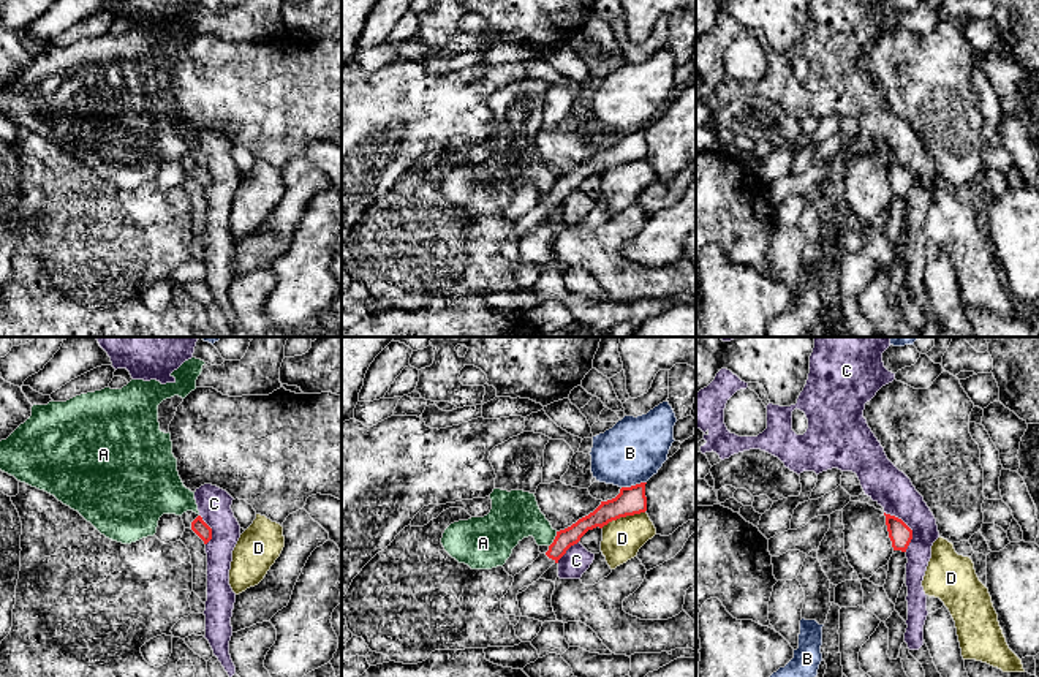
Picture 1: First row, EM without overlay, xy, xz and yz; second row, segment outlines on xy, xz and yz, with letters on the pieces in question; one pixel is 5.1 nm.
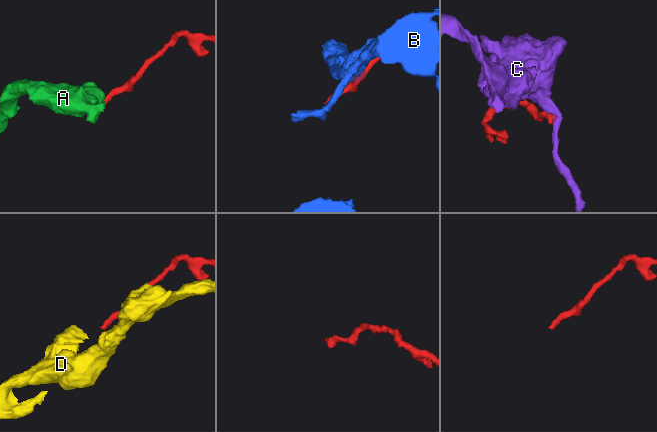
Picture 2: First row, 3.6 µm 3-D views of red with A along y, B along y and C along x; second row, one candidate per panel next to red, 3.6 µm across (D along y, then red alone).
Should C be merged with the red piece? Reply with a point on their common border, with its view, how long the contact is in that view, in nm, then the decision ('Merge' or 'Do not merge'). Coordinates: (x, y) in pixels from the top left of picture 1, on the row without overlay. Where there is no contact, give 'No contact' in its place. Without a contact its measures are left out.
Touches red at yz (908, 173). Shared border 240 nm. Do not merge

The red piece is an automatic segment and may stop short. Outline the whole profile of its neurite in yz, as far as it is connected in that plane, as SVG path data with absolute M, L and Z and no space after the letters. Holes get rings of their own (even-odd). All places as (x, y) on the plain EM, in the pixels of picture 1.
M886 158L884 161L894 196L906 198L912 185L912 176L901 165Z

